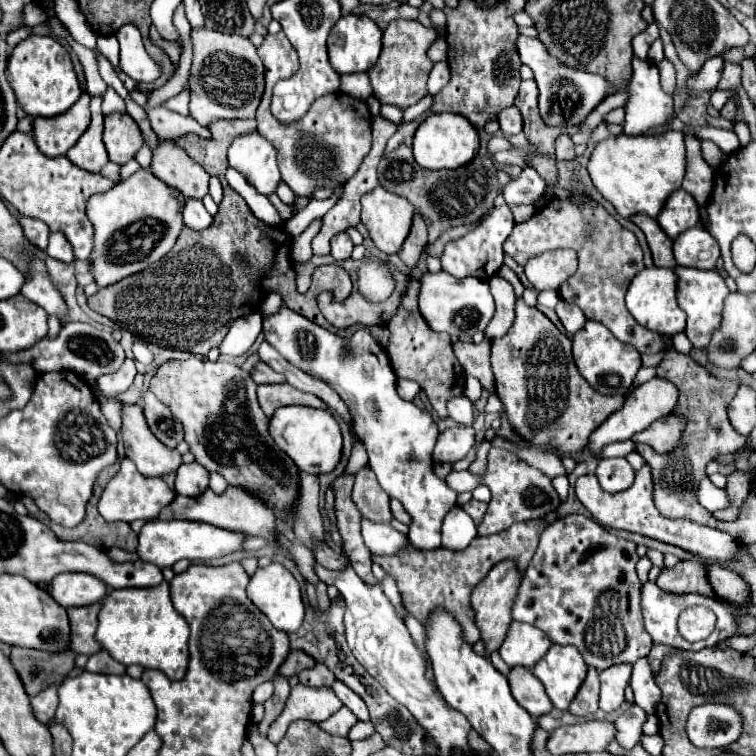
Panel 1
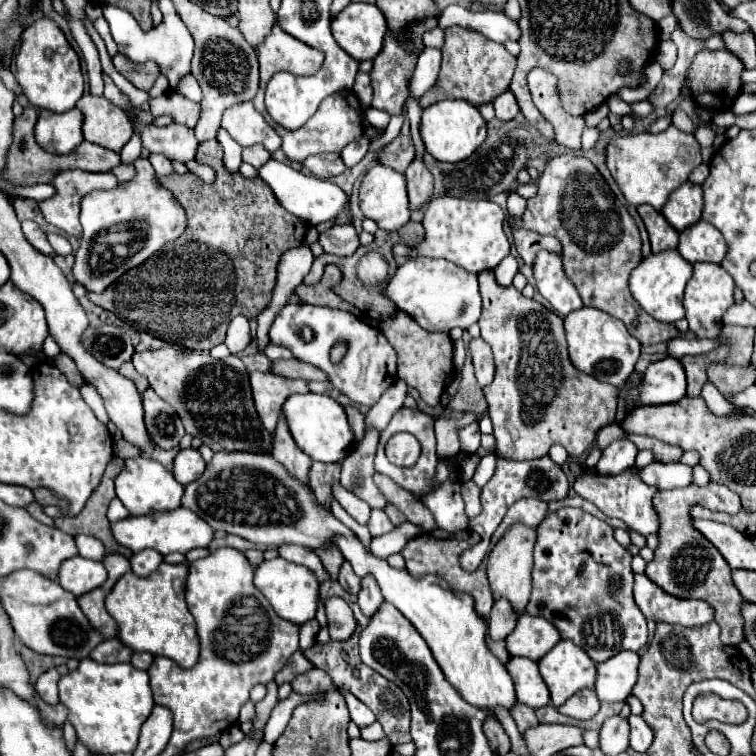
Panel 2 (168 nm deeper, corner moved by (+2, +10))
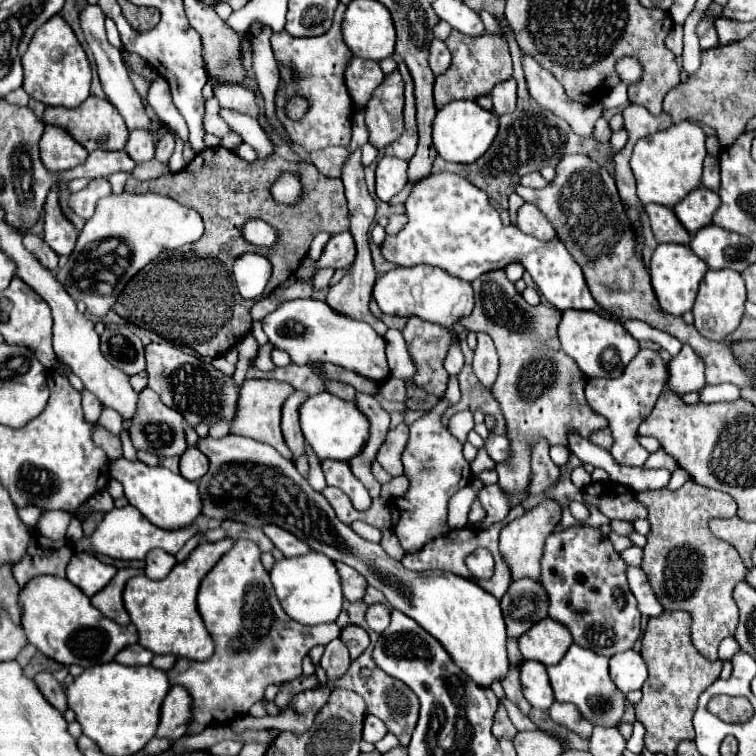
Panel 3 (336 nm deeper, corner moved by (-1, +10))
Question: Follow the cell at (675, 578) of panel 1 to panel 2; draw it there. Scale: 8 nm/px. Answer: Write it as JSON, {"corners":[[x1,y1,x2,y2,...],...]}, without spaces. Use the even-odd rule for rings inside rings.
{"corners":[[708,483,706,487,698,487,698,485,690,485,686,489,672,489,672,491,660,491,654,497,654,507,660,515,660,545,654,551,654,561,648,563,646,567,646,575,658,585,662,587,666,593,672,593,676,597,700,597,706,599,714,611,716,611,716,623,722,629,722,643,724,645,738,645,744,641,744,617,742,617,742,595,738,593,738,589,732,583,730,577,730,565,724,561,724,557,720,557,718,549,708,543,704,537,700,537,700,533,696,533,696,529,690,527,690,505,704,505,704,507,712,507,716,511,726,511,730,515,738,513,742,503,740,503,740,495,734,493,732,489,728,489,722,483]]}

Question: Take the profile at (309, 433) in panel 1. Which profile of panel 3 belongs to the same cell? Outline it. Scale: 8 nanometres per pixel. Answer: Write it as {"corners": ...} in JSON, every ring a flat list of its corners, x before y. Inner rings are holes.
{"corners":[[321,391,317,395,311,395,299,409,301,413,301,431,305,435,305,441,313,447,313,451,323,457,349,461,353,459,369,439,369,419,357,409,353,401,339,399,327,391]]}

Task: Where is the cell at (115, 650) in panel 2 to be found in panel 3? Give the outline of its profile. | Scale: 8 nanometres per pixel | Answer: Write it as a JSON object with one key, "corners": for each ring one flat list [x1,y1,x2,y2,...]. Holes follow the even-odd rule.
{"corners":[[139,643,123,649,119,653,119,657,115,657,115,661,119,661,121,665,149,665,153,659,153,653,145,647,141,647]]}

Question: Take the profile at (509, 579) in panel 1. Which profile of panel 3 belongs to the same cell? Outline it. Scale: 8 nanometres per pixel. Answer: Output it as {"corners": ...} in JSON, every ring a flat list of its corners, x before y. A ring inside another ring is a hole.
{"corners":[[545,499,537,507,527,511,523,517,503,527,499,549,513,573,513,579,523,579,523,577,537,579,541,575,541,557,543,557,545,539,555,531,559,521,561,521,561,505,555,499]]}

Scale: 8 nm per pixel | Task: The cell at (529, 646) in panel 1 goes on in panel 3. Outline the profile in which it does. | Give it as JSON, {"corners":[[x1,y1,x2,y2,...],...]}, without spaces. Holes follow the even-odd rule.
{"corners":[[543,619,535,623,523,637,519,637,519,649,525,661,539,661,543,665,557,665,569,647,573,637,567,627,555,619]]}

